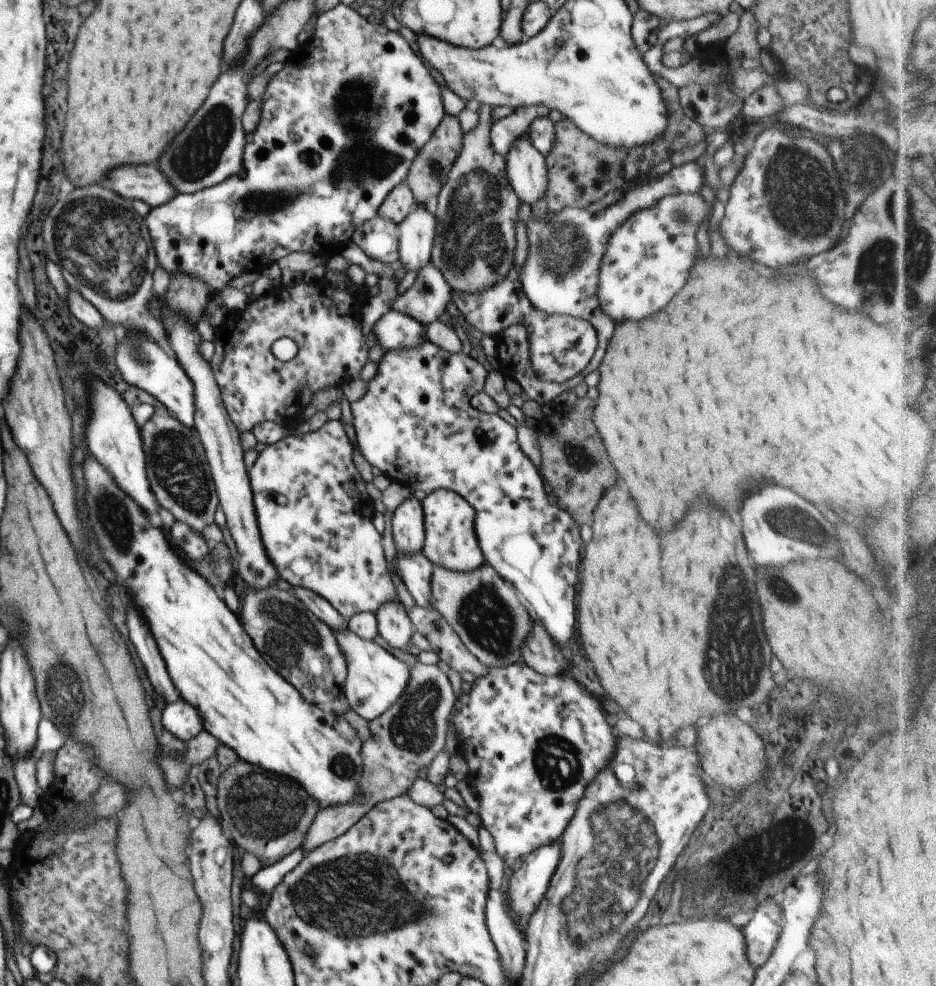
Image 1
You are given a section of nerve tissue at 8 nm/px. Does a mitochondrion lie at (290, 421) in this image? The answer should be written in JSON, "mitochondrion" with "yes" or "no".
{"mitochondrion":"no"}

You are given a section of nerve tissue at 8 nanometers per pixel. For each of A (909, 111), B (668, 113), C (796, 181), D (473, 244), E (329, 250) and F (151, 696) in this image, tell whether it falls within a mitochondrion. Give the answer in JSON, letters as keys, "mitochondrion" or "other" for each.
{"A":"other","B":"other","C":"mitochondrion","D":"mitochondrion","E":"other","F":"other"}

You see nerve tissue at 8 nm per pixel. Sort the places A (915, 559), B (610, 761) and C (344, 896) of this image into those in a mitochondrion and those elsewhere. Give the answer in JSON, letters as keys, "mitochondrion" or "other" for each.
{"A":"other","B":"other","C":"mitochondrion"}

